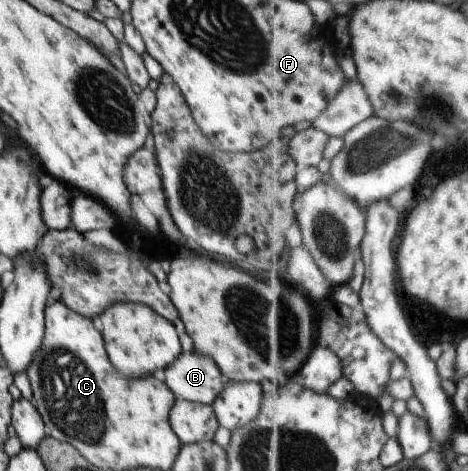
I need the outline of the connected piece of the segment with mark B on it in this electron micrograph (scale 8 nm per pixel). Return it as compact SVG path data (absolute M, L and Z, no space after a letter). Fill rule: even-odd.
M194 351L181 354L164 369L164 384L176 400L211 406L222 392L222 374L212 358Z

